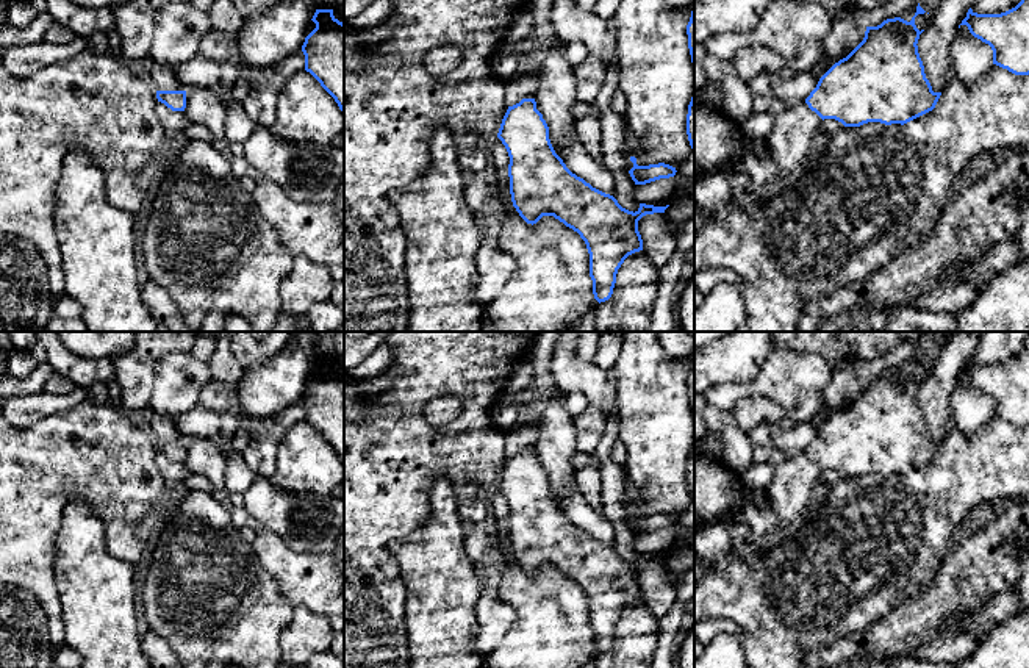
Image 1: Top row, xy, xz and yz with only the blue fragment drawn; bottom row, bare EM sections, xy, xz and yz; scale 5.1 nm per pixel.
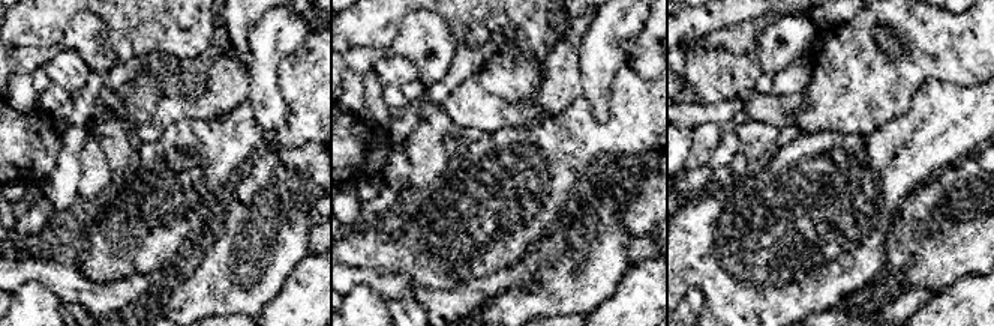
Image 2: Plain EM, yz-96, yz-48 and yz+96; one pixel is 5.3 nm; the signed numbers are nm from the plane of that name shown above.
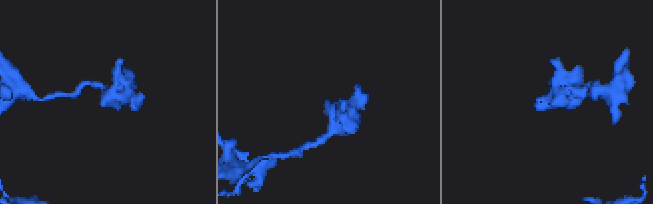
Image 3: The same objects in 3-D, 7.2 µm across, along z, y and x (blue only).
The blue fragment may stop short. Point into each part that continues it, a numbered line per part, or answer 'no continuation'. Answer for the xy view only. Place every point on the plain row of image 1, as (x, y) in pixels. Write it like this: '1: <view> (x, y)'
no continuation

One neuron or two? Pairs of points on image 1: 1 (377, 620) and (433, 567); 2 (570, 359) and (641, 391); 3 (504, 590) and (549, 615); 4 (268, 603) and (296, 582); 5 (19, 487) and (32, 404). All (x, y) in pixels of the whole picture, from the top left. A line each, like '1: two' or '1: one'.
1: two
2: two
3: one
4: two
5: two

